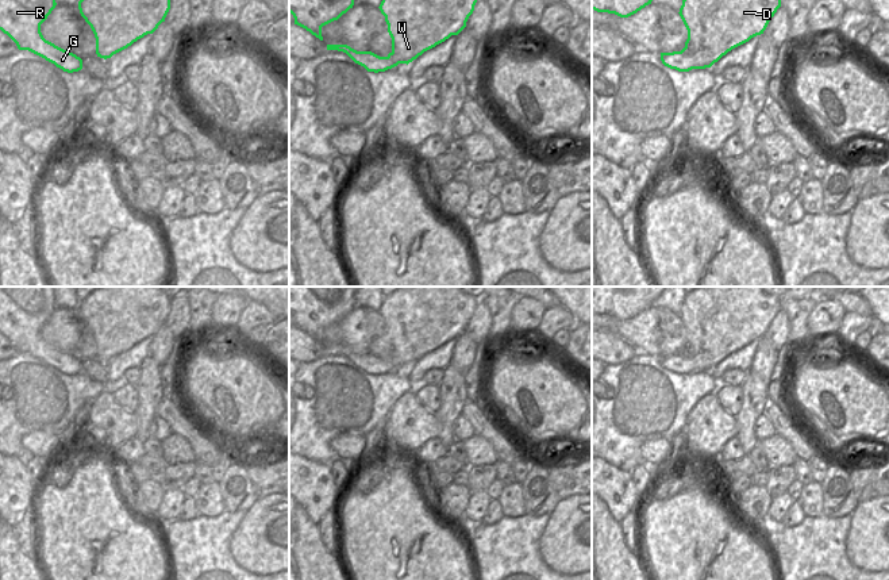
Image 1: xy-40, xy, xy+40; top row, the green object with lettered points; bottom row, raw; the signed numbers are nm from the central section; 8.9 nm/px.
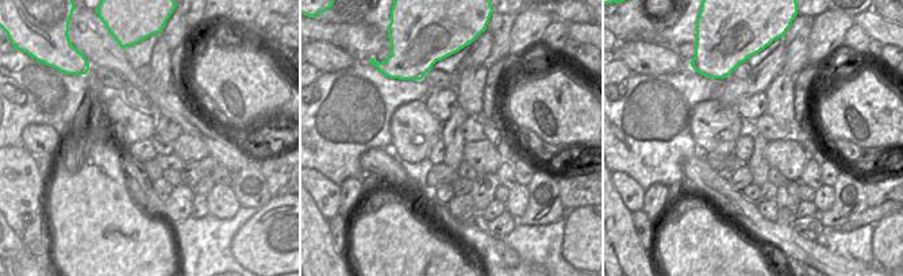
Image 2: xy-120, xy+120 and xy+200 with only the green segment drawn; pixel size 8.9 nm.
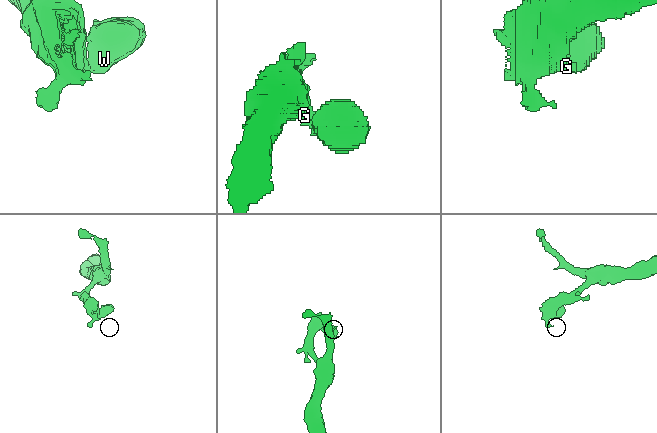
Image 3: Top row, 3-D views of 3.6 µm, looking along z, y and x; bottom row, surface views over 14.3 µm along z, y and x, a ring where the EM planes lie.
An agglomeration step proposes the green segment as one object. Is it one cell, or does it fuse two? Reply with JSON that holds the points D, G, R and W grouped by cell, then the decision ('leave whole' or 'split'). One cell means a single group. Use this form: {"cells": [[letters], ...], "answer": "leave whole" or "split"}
{"cells": [["D", "G", "R", "W"]], "answer": "leave whole"}

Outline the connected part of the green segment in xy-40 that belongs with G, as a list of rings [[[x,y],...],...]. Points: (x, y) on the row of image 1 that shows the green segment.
[[[0,0],[0,30],[19,50],[28,50],[64,72],[78,72],[82,59],[46,41],[41,32],[41,24],[55,5],[55,0]]]

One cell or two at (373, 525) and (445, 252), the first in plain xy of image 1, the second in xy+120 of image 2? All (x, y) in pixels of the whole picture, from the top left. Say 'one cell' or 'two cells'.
one cell

